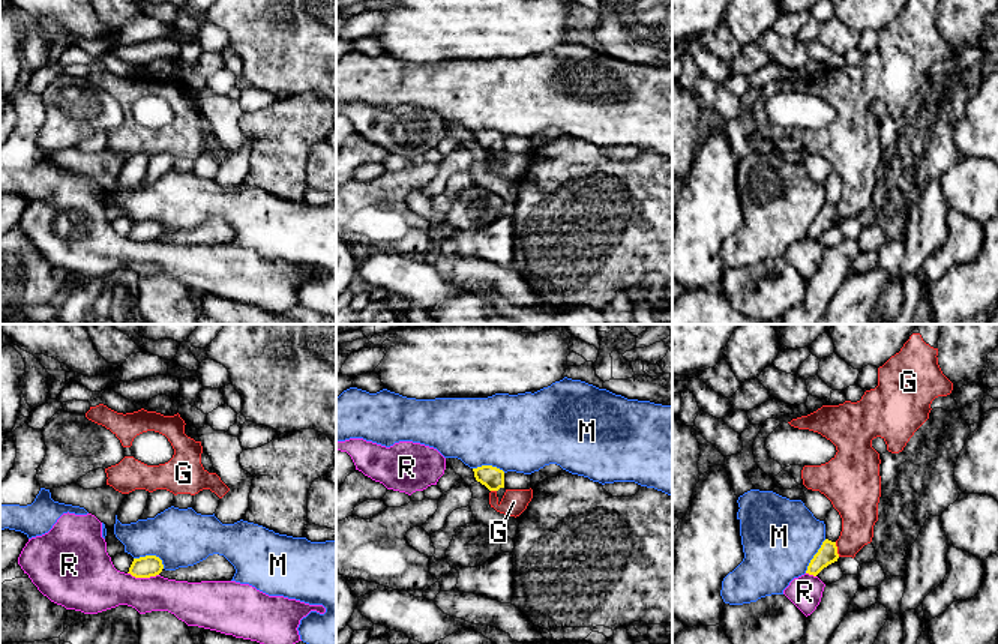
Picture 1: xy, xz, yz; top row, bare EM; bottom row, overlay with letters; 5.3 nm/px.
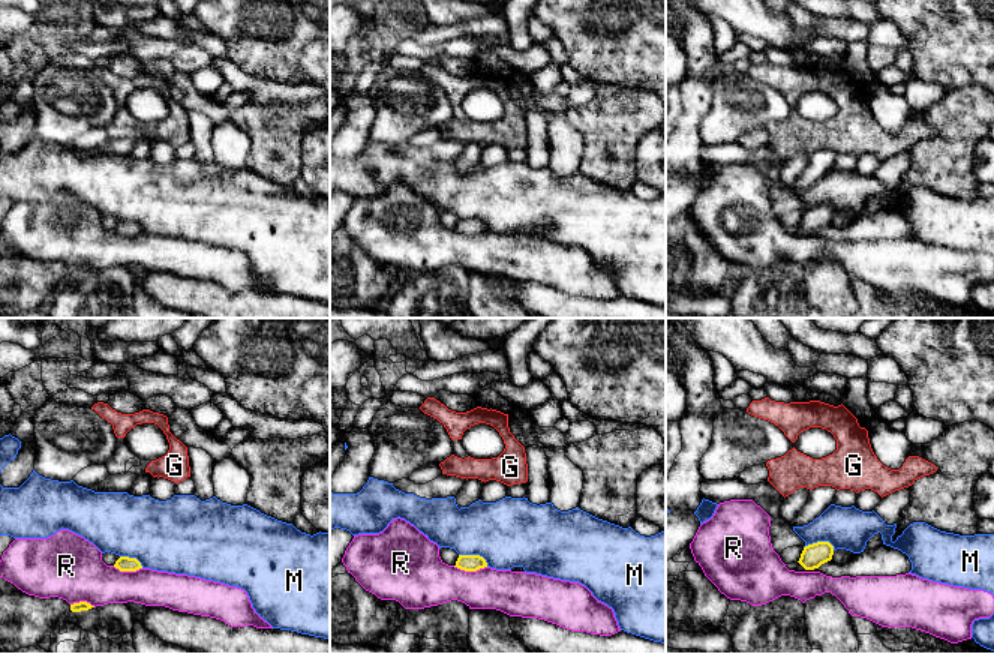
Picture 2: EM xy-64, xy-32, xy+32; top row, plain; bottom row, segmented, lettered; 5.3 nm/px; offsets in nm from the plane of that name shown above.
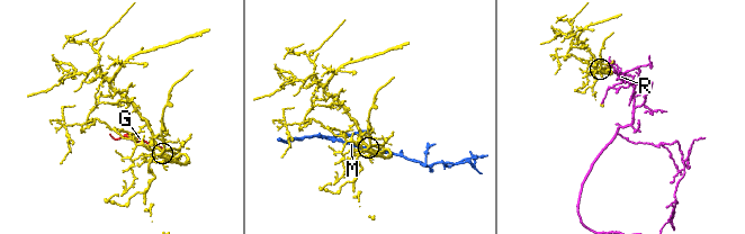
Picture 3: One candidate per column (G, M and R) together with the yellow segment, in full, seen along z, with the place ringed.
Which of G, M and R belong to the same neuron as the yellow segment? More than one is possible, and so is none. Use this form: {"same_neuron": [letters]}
{"same_neuron": []}

